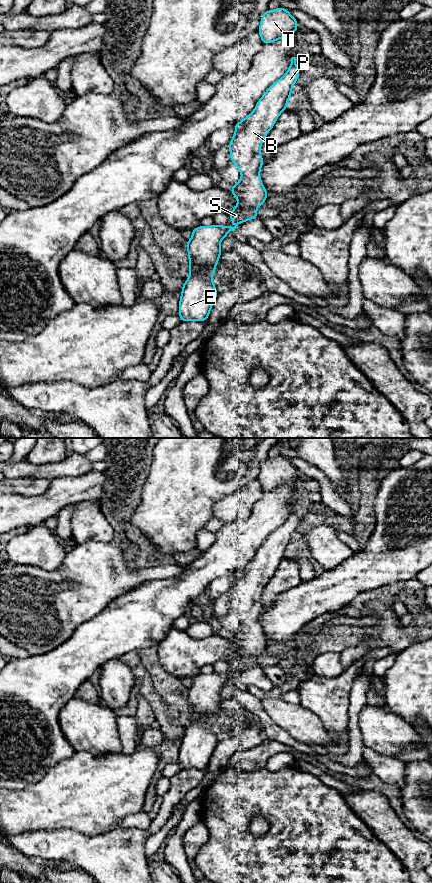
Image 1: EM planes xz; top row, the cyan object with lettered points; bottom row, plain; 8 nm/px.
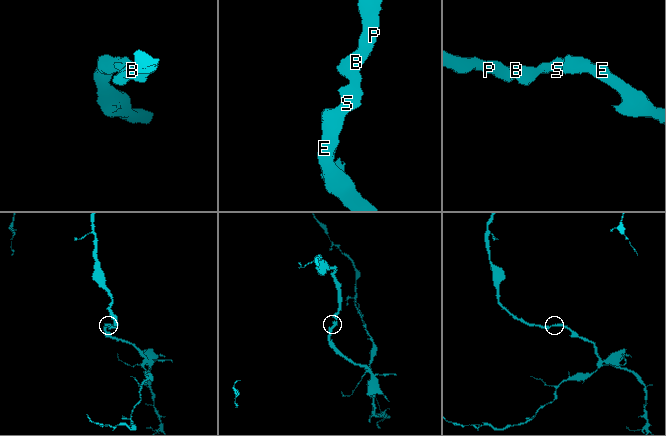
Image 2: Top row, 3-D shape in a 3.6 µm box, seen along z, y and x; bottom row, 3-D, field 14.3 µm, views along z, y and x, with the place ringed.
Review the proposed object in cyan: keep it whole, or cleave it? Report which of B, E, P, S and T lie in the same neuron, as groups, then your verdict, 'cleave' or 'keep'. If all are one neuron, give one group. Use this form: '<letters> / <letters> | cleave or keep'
B E P S T | keep

